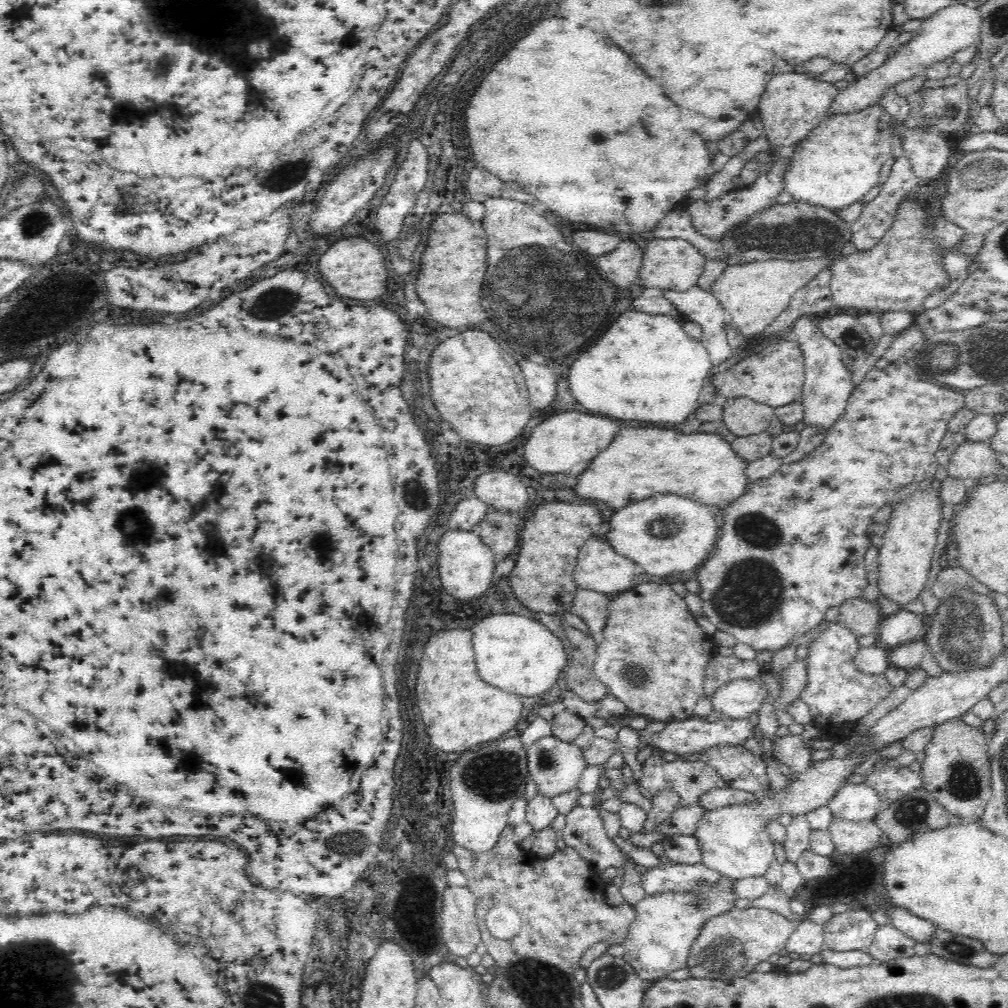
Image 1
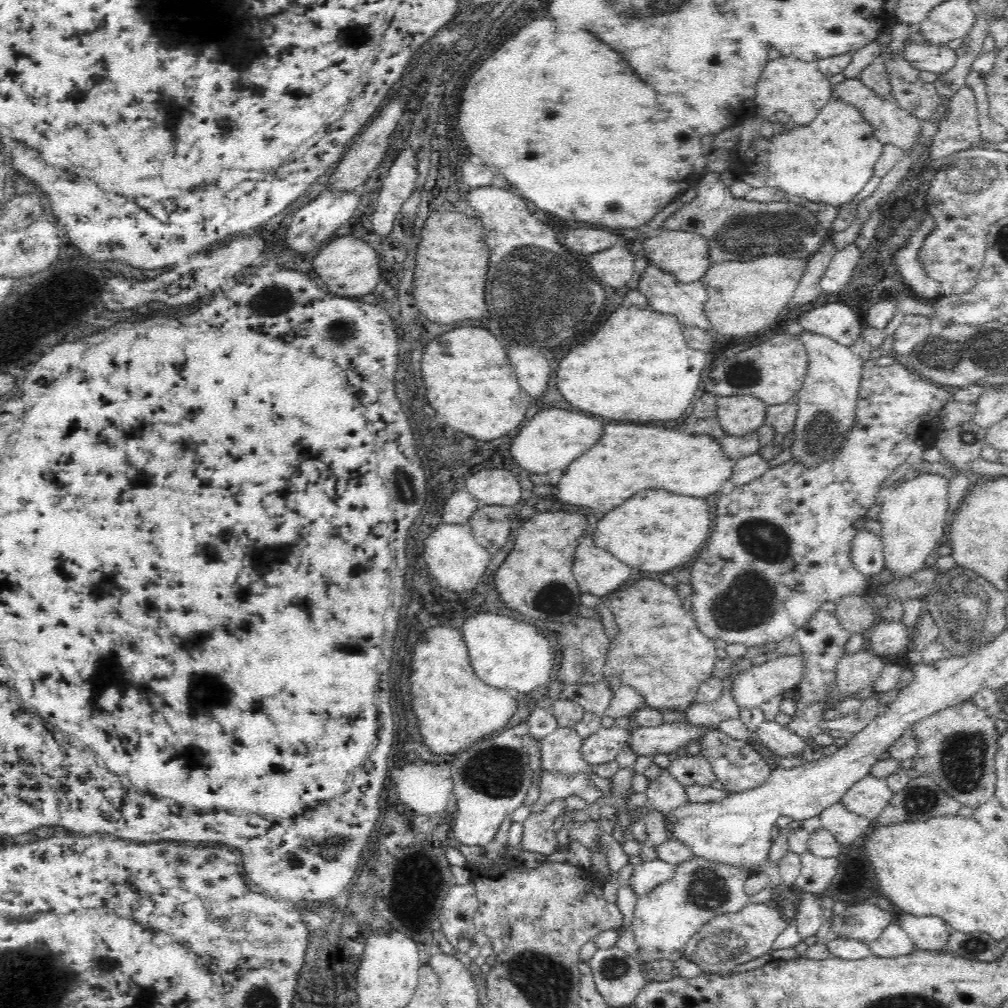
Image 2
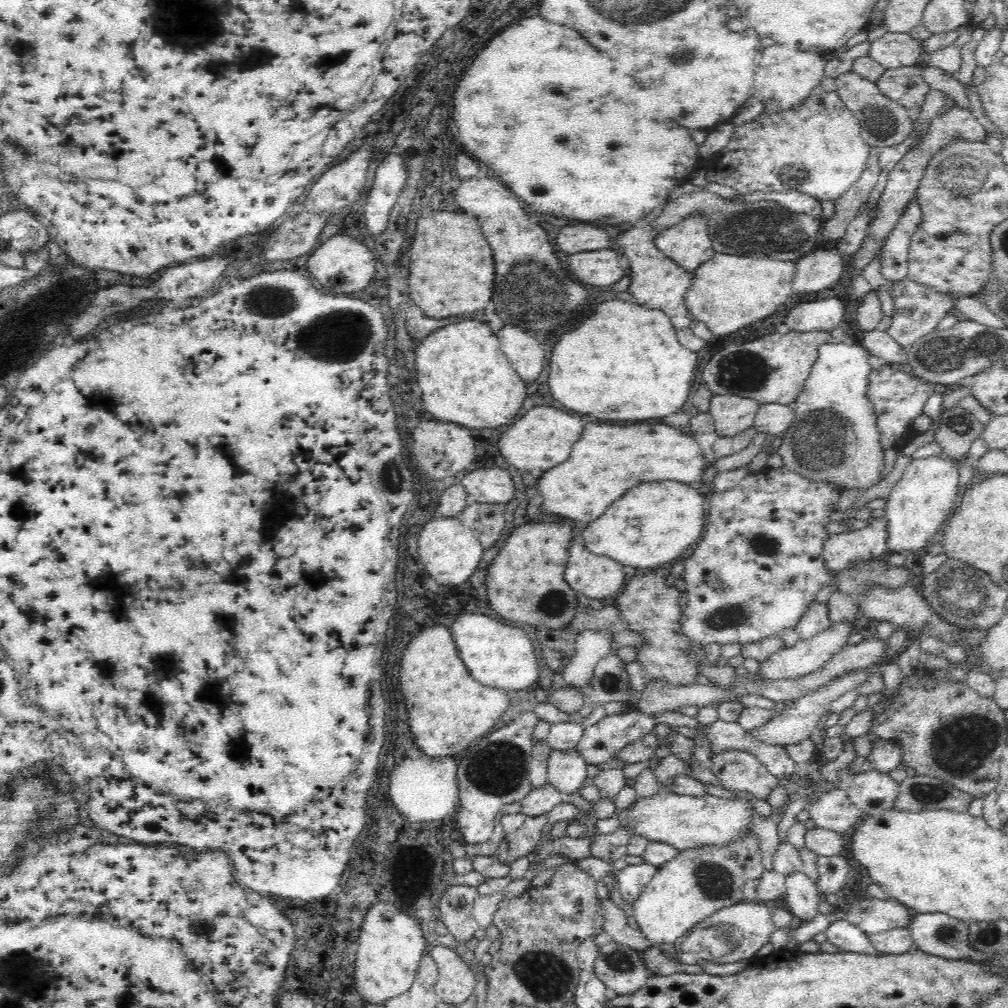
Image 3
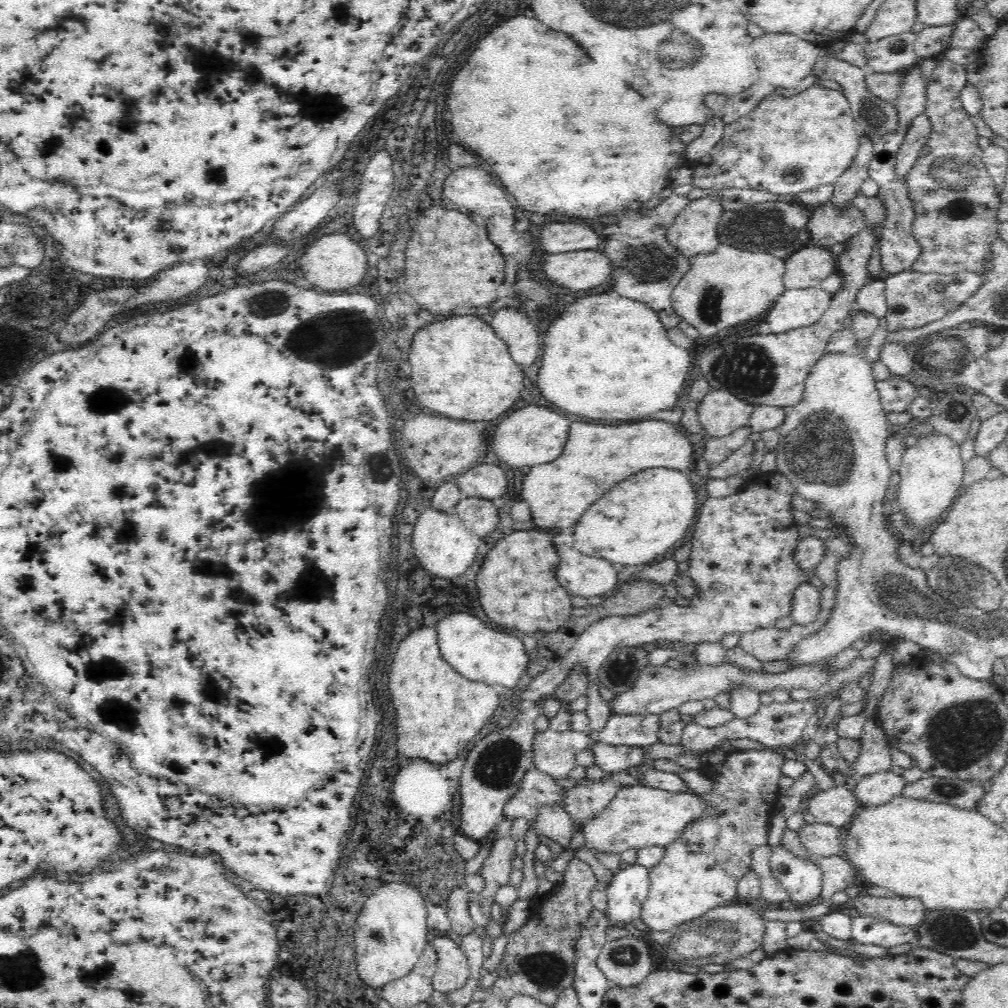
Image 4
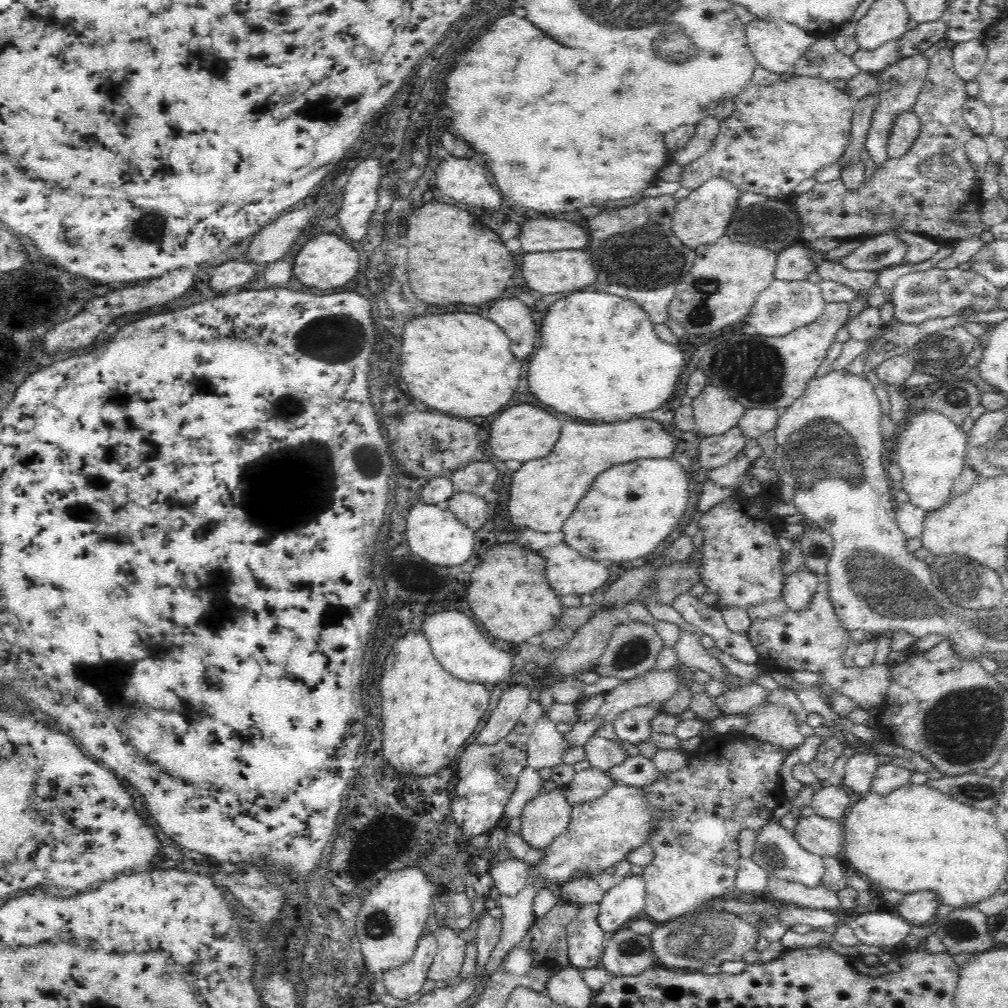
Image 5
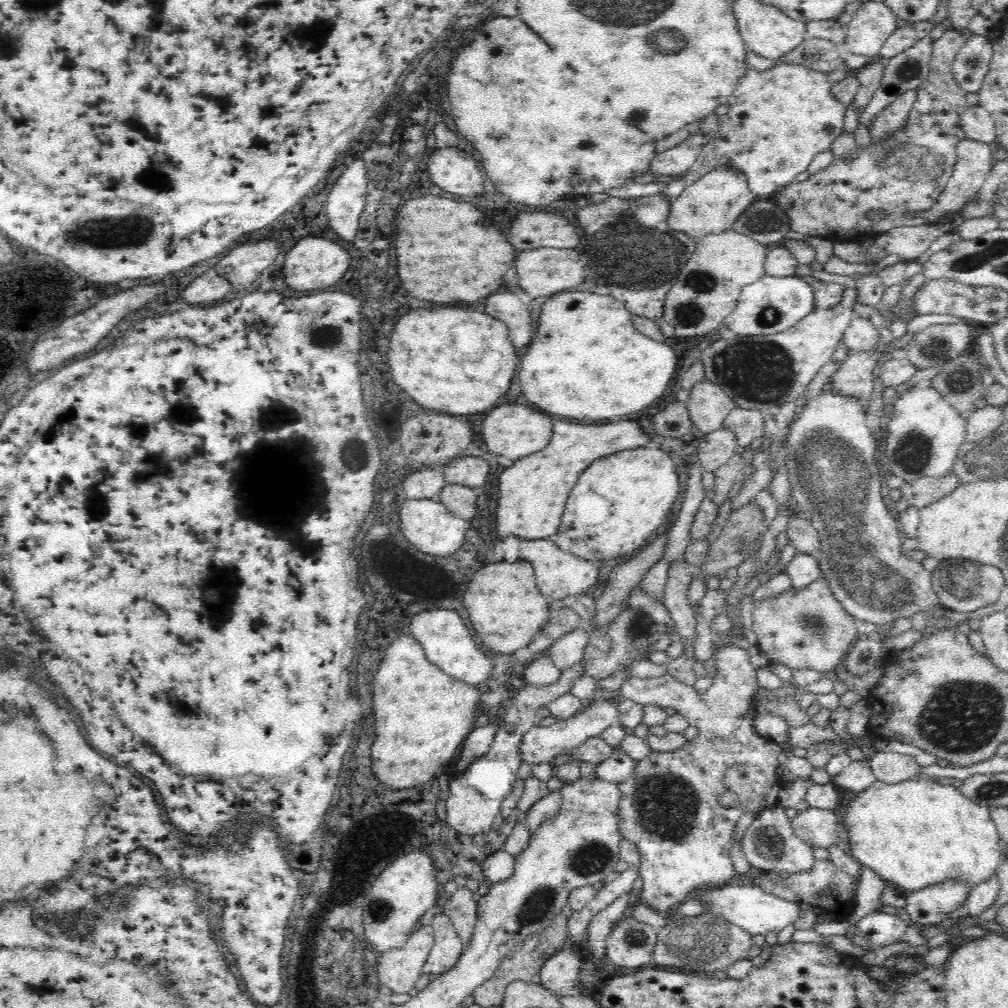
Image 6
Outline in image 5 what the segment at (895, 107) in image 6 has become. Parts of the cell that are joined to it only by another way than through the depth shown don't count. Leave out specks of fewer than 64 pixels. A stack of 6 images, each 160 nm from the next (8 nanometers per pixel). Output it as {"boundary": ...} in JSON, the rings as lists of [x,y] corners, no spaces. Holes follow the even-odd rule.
{"boundary":[[[913,110],[900,112],[894,120],[888,140],[889,158],[902,158],[912,148],[912,142],[918,138],[920,128],[920,117]]]}

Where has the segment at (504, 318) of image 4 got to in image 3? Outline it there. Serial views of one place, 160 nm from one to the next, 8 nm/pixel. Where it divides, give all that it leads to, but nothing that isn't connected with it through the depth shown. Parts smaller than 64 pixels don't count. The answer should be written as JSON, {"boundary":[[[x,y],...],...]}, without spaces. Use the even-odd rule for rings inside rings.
{"boundary":[[[504,324],[497,334],[502,344],[502,352],[510,358],[512,368],[520,374],[526,384],[534,382],[544,370],[546,354],[542,344],[523,328],[516,328],[510,324]]]}

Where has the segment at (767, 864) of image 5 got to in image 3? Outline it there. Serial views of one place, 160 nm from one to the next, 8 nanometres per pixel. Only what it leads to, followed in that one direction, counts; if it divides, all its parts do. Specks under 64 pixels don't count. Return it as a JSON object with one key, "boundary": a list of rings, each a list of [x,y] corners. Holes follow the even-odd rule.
{"boundary":[[[804,872],[785,876],[786,906],[790,908],[796,923],[812,922],[818,914],[816,883]]]}

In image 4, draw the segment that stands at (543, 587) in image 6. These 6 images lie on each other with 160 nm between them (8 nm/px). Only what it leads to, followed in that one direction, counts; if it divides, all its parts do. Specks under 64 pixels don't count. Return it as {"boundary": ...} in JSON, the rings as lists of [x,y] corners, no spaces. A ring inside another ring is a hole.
{"boundary":[[[566,544],[556,546],[560,555],[556,580],[574,596],[605,597],[619,586],[618,572],[604,558],[582,554]]]}

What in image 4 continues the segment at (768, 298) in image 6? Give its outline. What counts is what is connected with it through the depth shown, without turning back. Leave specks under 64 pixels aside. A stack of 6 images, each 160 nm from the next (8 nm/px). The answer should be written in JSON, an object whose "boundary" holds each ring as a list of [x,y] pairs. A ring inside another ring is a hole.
{"boundary":[[[821,287],[785,288],[784,294],[764,314],[763,322],[769,324],[774,334],[816,324],[828,310],[833,295]]]}

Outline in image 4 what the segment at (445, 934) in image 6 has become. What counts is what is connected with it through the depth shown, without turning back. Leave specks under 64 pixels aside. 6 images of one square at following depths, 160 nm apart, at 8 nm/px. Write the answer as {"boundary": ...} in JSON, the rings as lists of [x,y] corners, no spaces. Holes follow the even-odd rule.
{"boundary":[[[438,937],[432,943],[438,957],[436,972],[432,978],[433,990],[445,995],[461,990],[468,982],[471,970],[459,941]]]}

